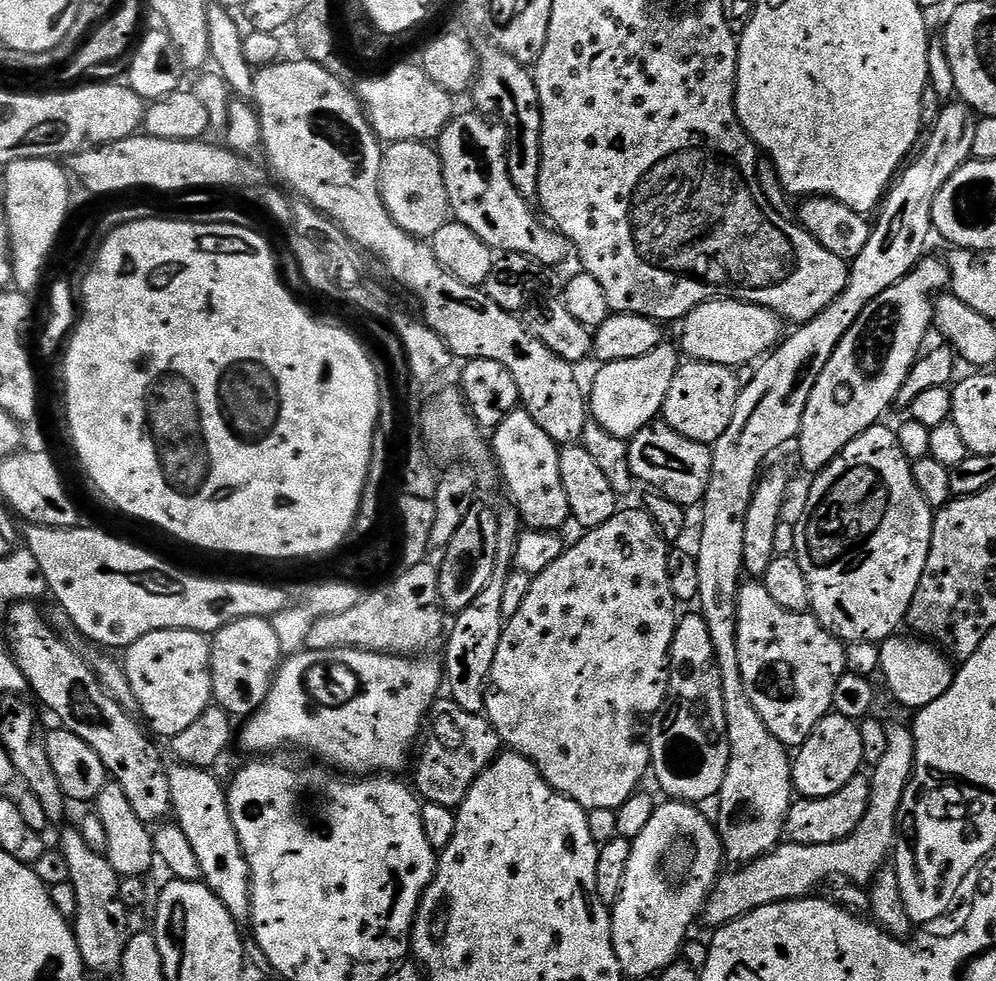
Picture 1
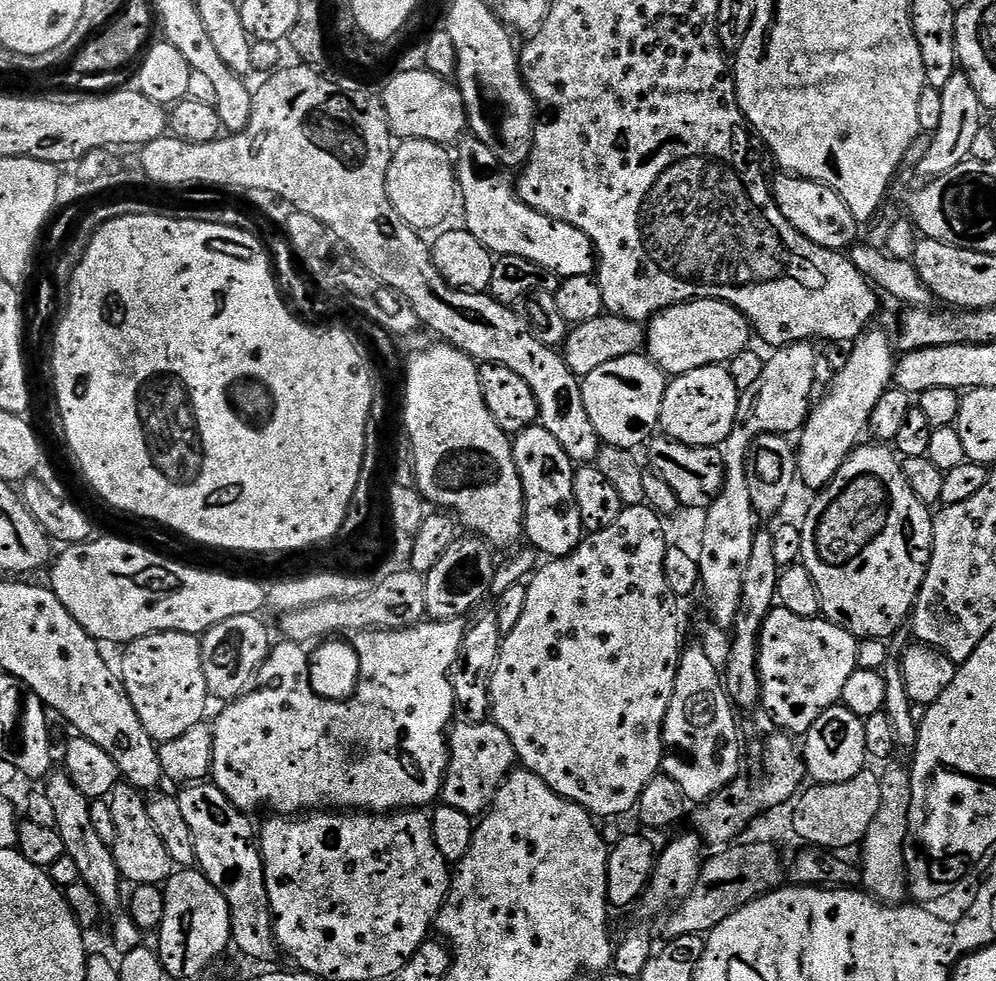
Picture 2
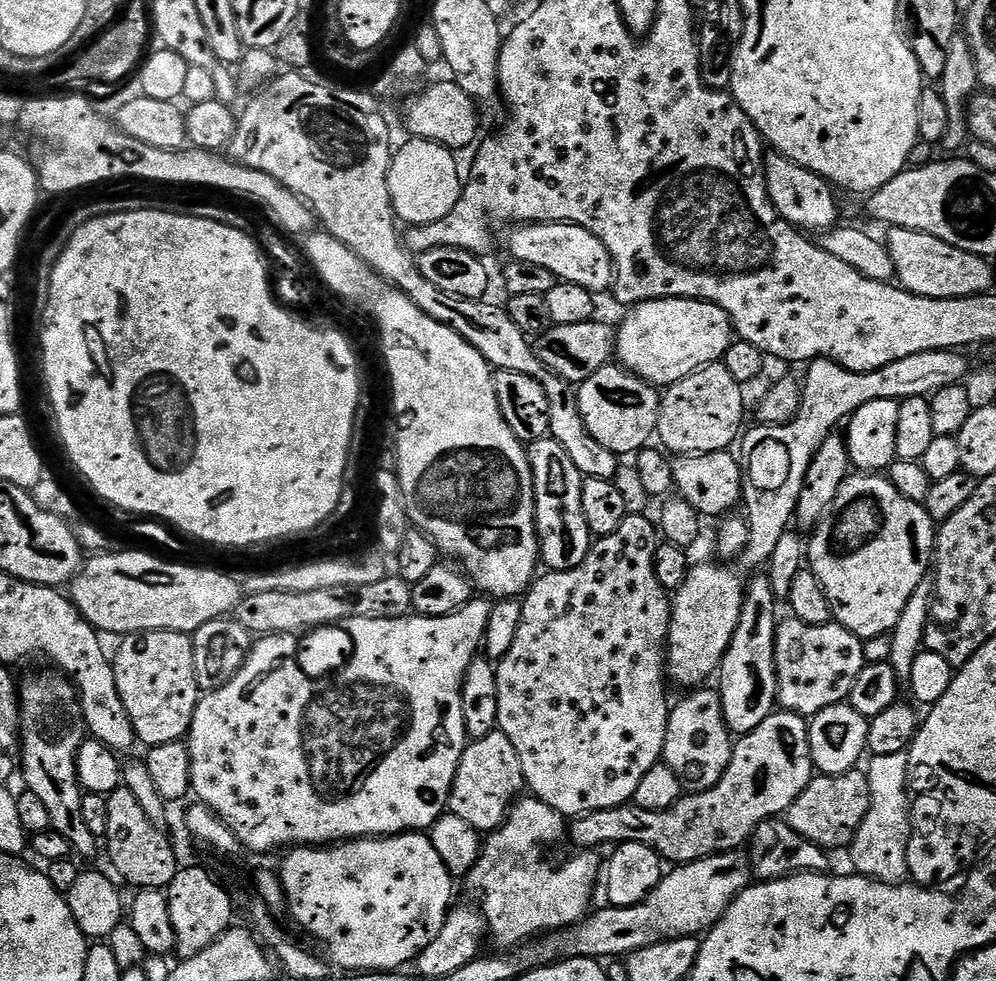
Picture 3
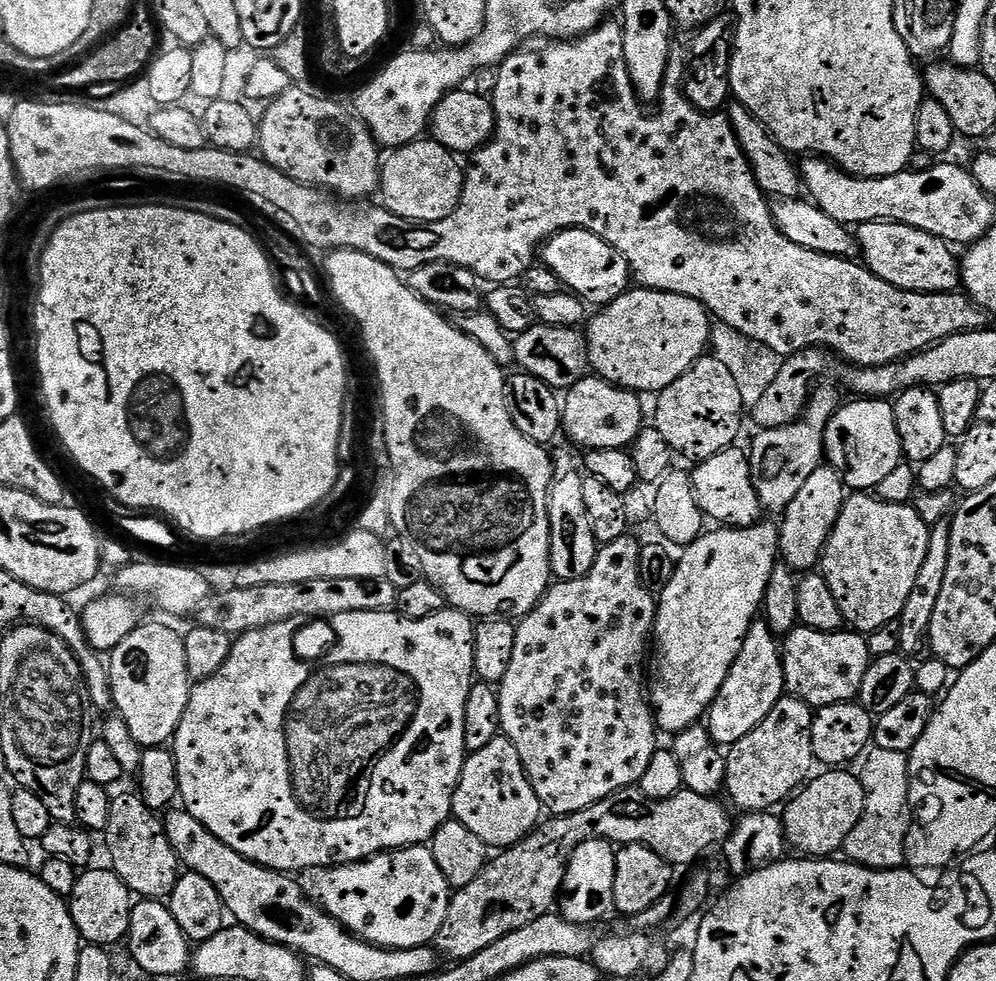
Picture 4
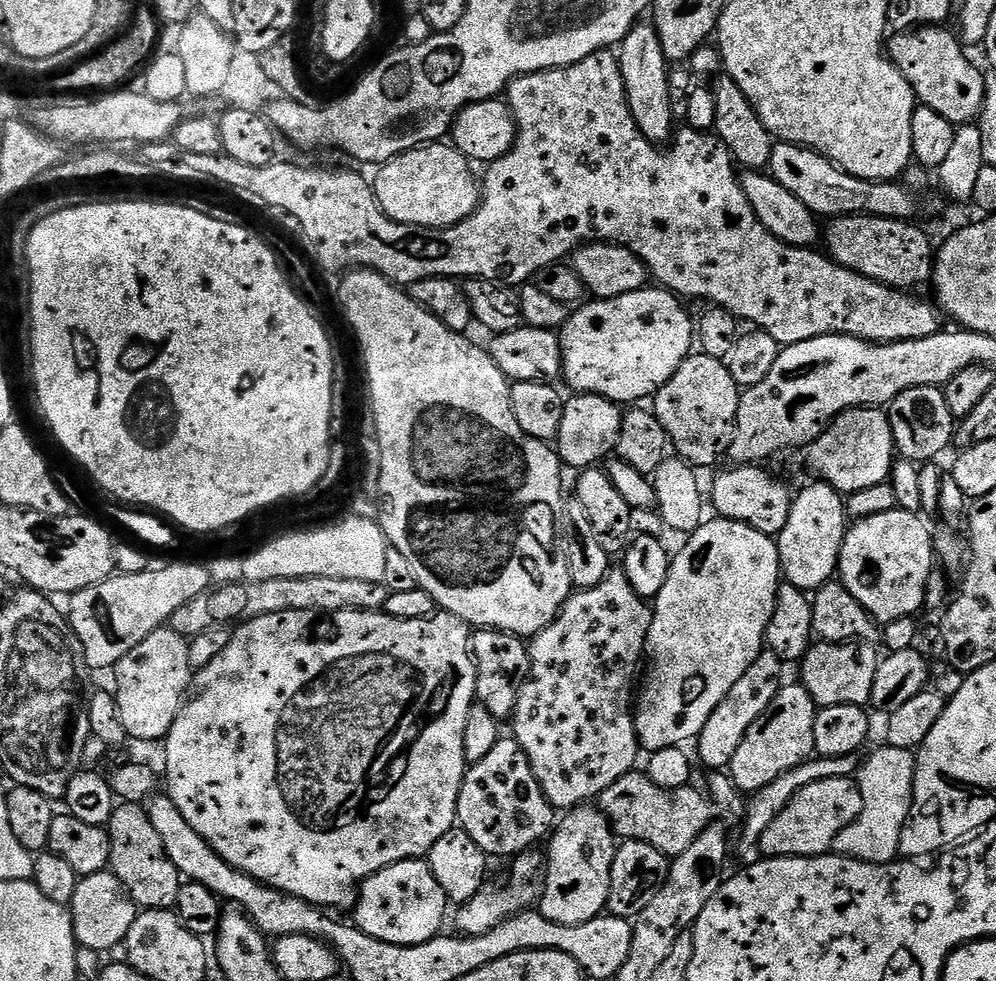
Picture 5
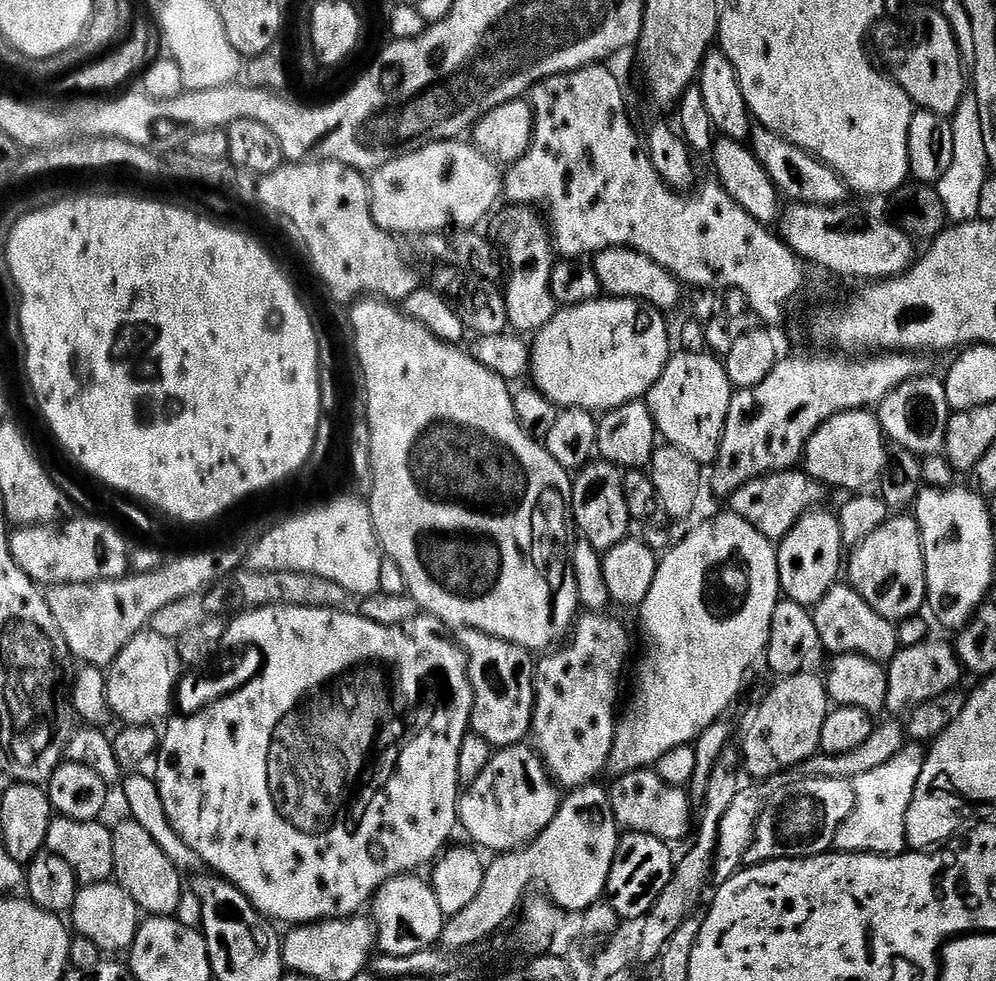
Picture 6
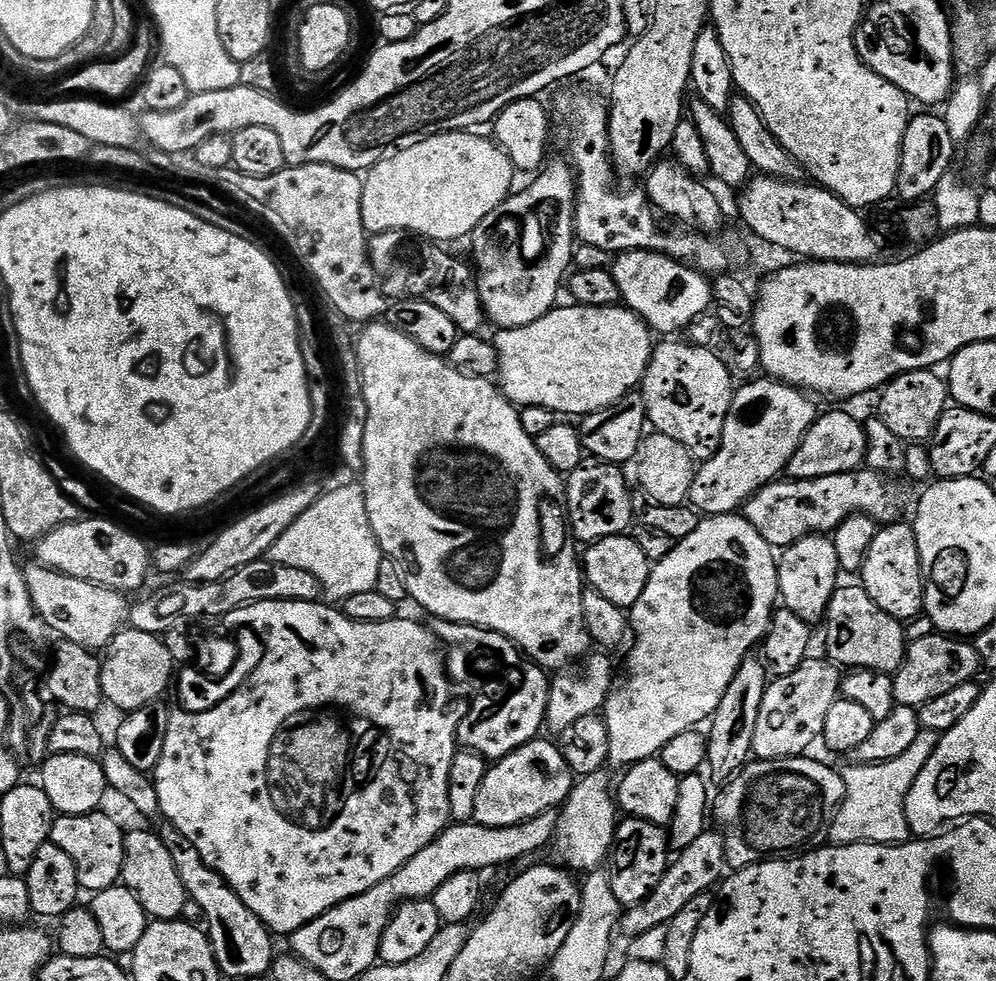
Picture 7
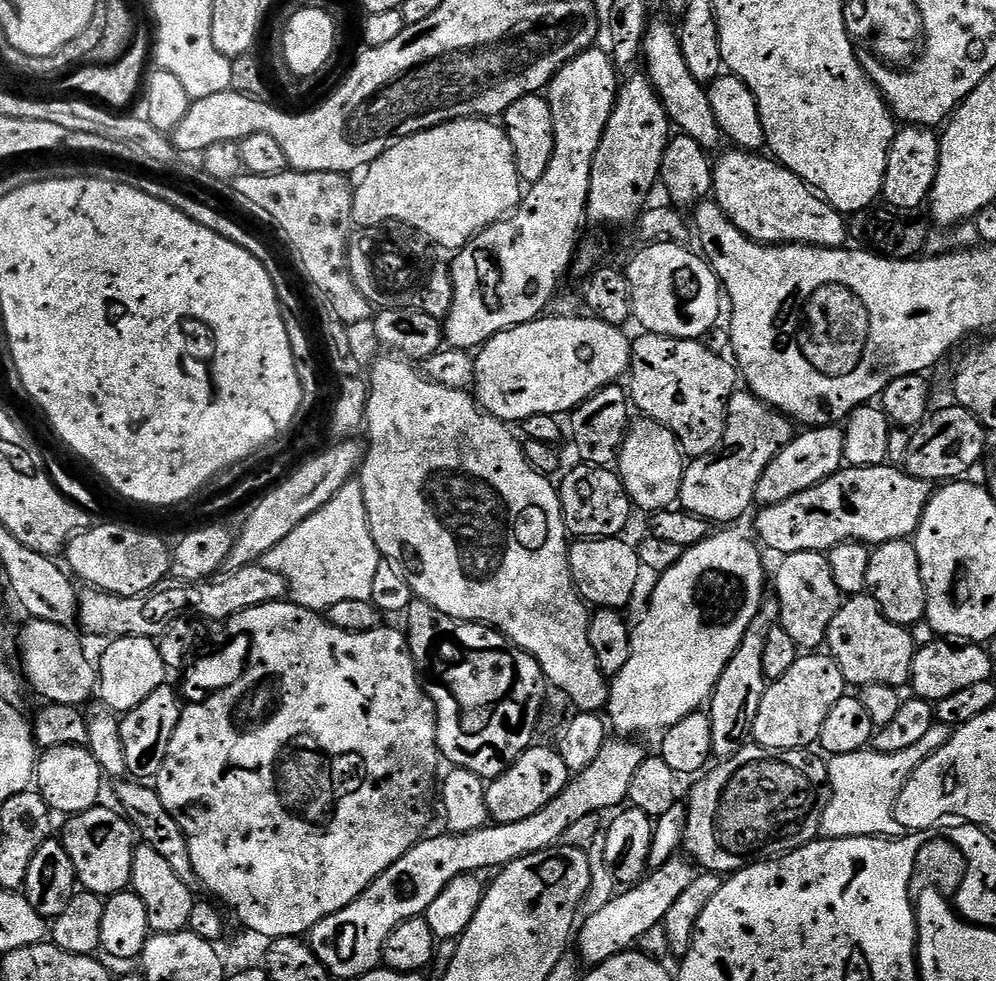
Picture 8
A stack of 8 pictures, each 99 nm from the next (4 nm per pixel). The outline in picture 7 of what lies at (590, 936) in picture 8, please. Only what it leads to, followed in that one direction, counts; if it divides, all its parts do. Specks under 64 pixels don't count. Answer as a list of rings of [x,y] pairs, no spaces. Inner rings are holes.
[[[706,830],[669,863],[664,871],[664,877],[658,882],[658,886],[652,888],[652,893],[642,902],[631,905],[623,913],[619,922],[619,931],[625,932],[628,936],[644,936],[655,928],[663,929],[674,918],[674,914],[678,914],[678,910],[686,906],[686,902],[698,898],[698,894],[703,892],[712,892],[721,883],[725,872],[722,837],[719,831]]]

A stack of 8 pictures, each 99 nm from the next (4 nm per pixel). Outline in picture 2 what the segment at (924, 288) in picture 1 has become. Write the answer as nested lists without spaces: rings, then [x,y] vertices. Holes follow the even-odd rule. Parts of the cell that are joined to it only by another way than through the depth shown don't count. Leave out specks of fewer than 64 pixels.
[[[873,327],[871,330],[865,330],[862,335],[851,345],[852,353],[848,356],[848,361],[840,368],[840,373],[832,380],[832,385],[828,388],[828,393],[824,397],[815,401],[814,407],[808,413],[808,420],[804,427],[798,433],[800,439],[800,448],[796,452],[796,470],[798,473],[799,483],[805,484],[811,490],[825,488],[842,470],[842,462],[861,443],[860,435],[869,431],[868,423],[874,414],[874,406],[878,406],[878,398],[888,391],[894,380],[897,357],[892,356],[894,352],[894,340],[887,336],[882,329]]]

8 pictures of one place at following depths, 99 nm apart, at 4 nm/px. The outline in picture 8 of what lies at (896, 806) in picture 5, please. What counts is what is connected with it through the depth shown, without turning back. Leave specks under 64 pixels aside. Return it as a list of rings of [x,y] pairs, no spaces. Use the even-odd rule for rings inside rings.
[[[937,722],[915,746],[910,746],[910,750],[898,750],[898,754],[865,750],[831,757],[827,761],[828,805],[822,814],[820,836],[841,840],[851,836],[899,838],[905,835],[906,830],[896,817],[900,792],[921,762],[950,742],[953,731],[953,725]]]

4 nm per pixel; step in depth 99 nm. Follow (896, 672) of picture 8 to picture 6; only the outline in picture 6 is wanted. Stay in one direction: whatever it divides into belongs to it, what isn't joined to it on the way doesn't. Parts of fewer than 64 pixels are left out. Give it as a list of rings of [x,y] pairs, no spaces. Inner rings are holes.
[[[837,582],[835,586],[814,606],[812,612],[814,626],[818,626],[820,648],[828,654],[858,654],[870,658],[874,662],[887,665],[900,651],[896,624],[882,618],[866,598],[856,593],[856,589],[848,582]]]

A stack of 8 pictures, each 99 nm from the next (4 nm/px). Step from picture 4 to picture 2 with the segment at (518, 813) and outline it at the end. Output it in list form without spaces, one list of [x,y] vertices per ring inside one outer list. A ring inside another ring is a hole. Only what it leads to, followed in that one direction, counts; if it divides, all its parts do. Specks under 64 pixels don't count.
[[[496,723],[458,724],[451,729],[446,740],[448,768],[444,771],[442,800],[447,807],[462,810],[462,814],[476,818],[491,808],[497,790],[517,767],[518,761],[510,738],[506,738],[506,730],[502,730]]]

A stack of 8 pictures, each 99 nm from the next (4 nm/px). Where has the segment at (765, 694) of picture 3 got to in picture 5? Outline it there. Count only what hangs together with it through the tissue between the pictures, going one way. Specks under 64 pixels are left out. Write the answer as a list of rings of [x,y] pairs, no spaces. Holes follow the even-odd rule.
[[[767,650],[761,652],[746,670],[746,674],[742,674],[742,678],[734,682],[730,694],[726,694],[726,698],[718,702],[718,710],[714,710],[710,718],[706,718],[706,726],[702,726],[699,736],[694,741],[694,747],[698,760],[700,755],[701,762],[708,767],[708,770],[724,770],[735,761],[738,746],[742,746],[746,738],[746,730],[750,730],[750,726],[758,722],[766,706],[770,706],[770,702],[774,702],[774,698],[780,693],[782,687],[780,668],[782,662],[776,655]]]

